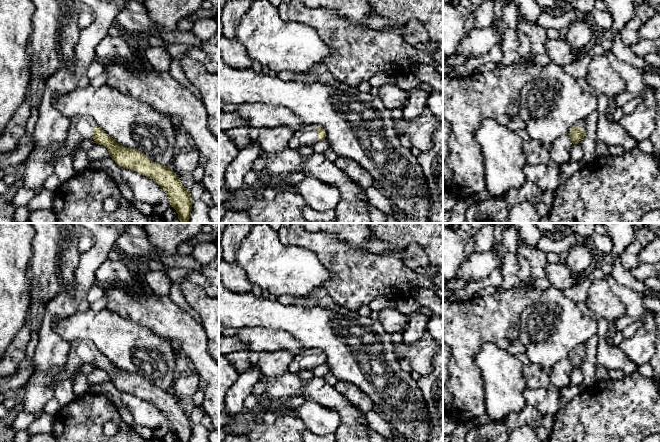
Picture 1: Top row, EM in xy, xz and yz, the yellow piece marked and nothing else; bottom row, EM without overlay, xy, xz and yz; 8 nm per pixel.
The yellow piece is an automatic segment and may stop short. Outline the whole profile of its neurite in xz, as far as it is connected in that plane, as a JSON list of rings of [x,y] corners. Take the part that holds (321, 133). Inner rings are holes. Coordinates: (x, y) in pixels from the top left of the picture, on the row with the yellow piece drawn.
[[[307,125],[294,133],[288,147],[294,150],[299,150],[304,146],[312,147],[319,141],[325,140],[325,137],[326,132],[323,128]]]

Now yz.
[[[586,119],[577,122],[569,131],[569,136],[573,144],[578,144],[585,136]]]

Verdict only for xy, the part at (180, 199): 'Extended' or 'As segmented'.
Extended

